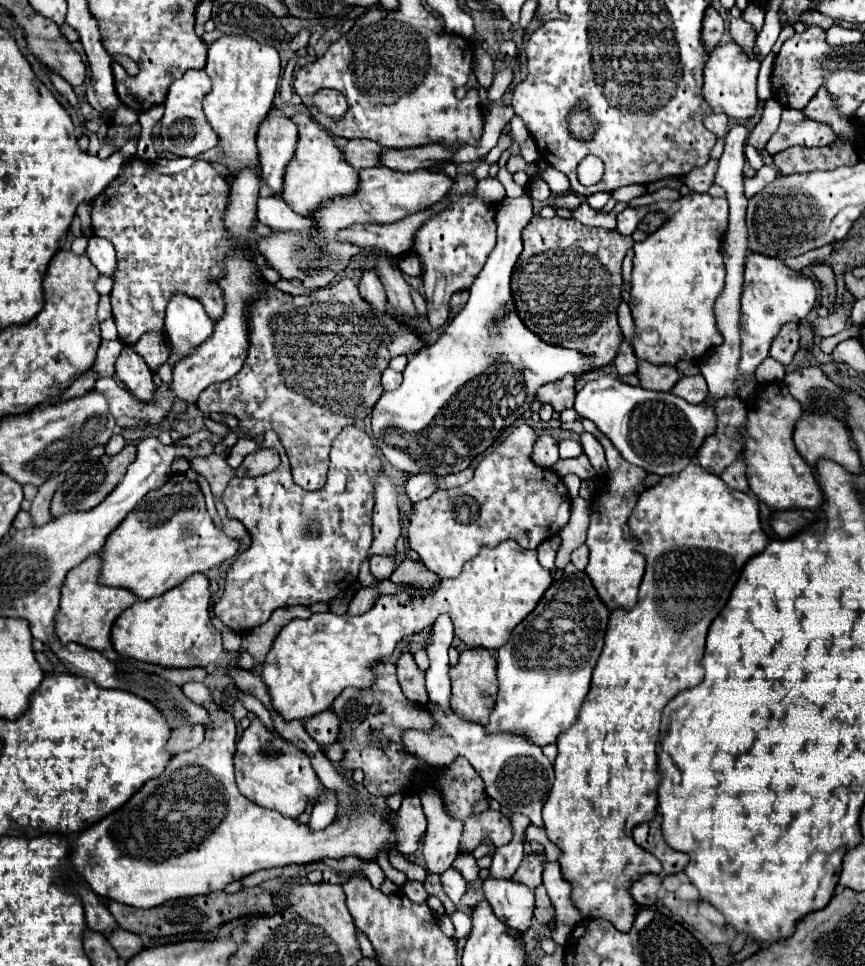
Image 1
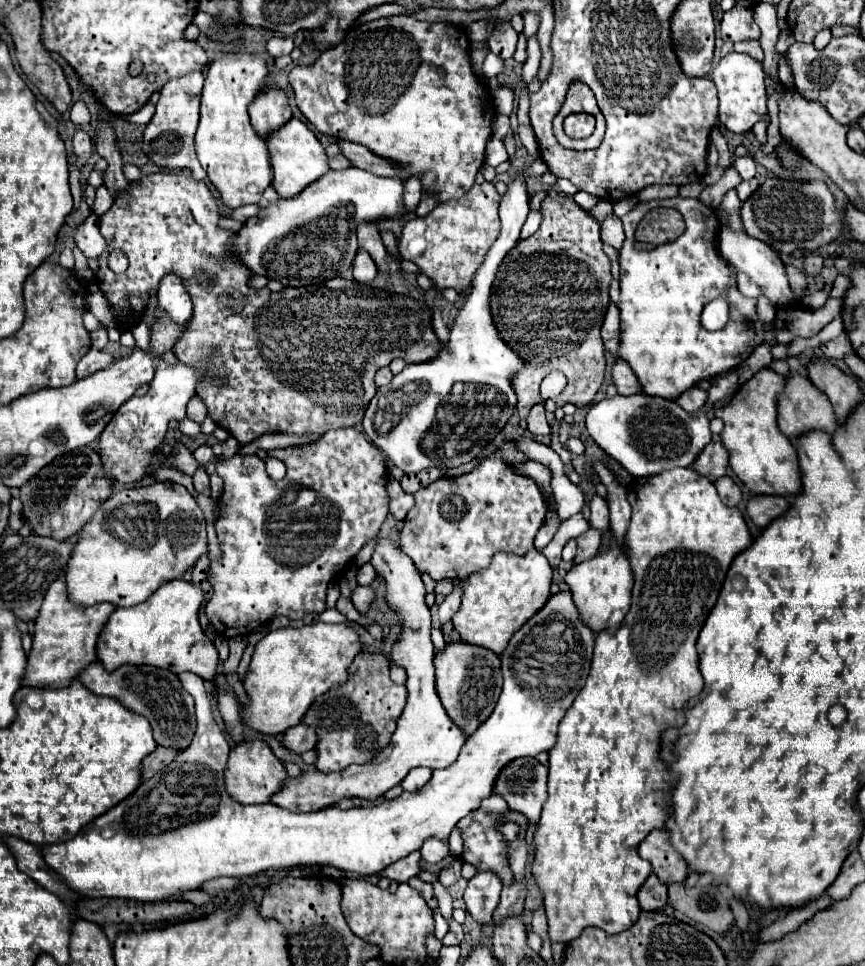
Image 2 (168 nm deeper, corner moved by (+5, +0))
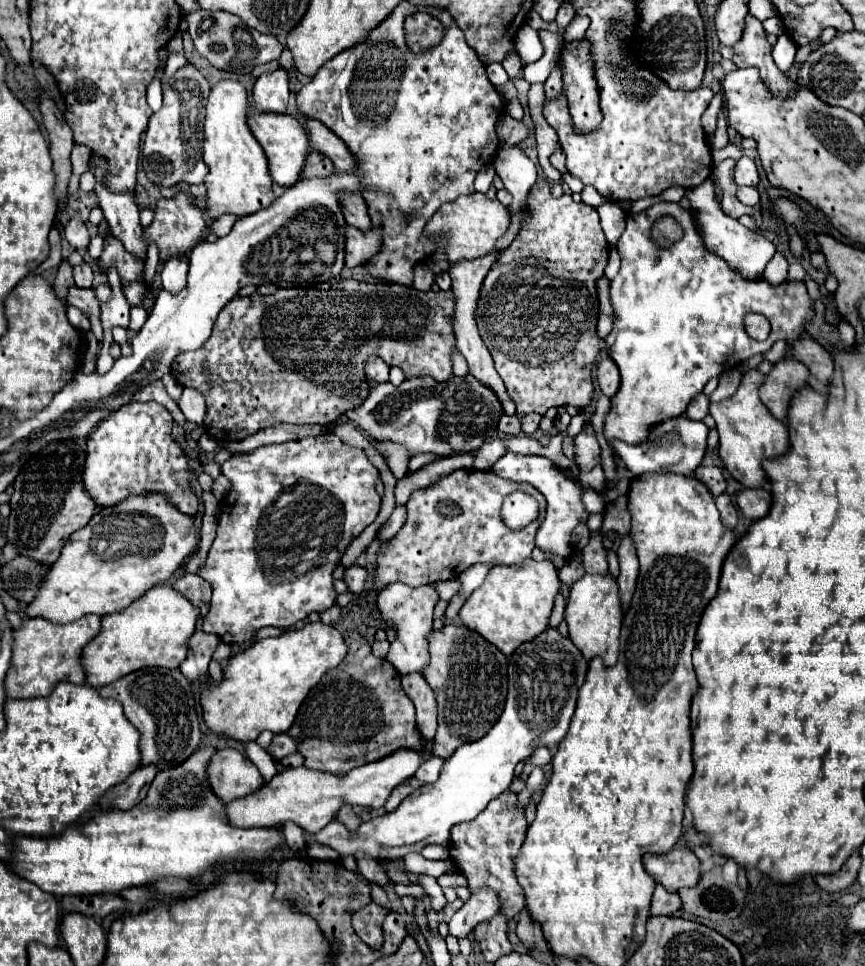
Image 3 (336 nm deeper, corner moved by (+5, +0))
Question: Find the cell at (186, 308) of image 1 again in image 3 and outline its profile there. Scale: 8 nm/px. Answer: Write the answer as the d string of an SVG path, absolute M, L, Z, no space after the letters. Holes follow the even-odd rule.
M169 258L161 270L163 290L179 294L187 284L187 268L189 268L187 258Z

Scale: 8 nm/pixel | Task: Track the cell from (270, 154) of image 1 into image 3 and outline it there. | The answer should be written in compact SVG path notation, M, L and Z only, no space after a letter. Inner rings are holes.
M283 68L257 78L253 88L253 108L257 112L283 114L289 102L289 78Z

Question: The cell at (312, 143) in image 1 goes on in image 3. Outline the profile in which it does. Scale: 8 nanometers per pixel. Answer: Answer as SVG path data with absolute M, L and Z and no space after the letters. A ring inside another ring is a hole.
M257 110L249 112L249 126L253 136L259 140L259 144L263 146L267 160L269 160L269 174L273 178L273 182L277 182L283 188L293 186L295 182L299 182L301 172L303 172L303 164L307 160L309 154L309 136L303 130L303 126L299 124L299 120L291 114L259 114Z

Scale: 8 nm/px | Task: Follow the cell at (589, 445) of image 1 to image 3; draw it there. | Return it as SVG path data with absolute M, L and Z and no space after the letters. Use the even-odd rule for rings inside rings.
M625 534L621 538L617 558L619 558L619 576L617 576L619 596L623 600L623 610L627 610L629 600L633 596L633 590L635 590L637 572L639 572L639 560L637 560L637 552L635 552L635 544L633 544L631 534Z

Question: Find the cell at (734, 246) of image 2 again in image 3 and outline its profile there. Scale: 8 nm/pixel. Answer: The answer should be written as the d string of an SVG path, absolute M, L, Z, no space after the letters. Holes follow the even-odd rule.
M709 178L701 186L689 188L685 192L685 196L691 200L691 208L695 212L697 226L699 226L699 232L703 236L703 242L705 242L707 250L721 256L729 264L729 268L739 272L743 278L747 278L747 280L761 278L767 262L775 256L773 242L769 242L763 234L753 232L753 230L745 228L743 224L739 224L737 220L725 216L719 202L715 200L715 184Z

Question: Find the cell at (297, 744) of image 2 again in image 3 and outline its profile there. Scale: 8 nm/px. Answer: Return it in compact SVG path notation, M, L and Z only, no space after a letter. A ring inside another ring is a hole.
M277 734L271 742L271 748L269 748L269 754L273 758L279 758L279 760L289 756L289 754L295 754L295 752L297 752L297 744L287 734Z

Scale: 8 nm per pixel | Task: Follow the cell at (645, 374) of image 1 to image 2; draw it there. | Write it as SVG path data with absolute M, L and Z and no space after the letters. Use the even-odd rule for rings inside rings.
M621 358L615 360L613 364L613 370L611 370L611 376L613 376L613 384L617 386L617 392L621 396L631 396L631 394L637 394L641 392L641 386L633 374L633 370L629 368L627 362L623 362Z

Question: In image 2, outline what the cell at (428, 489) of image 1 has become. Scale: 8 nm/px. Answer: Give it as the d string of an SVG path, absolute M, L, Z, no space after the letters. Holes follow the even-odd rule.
M389 476L389 480L387 480L387 490L389 490L389 500L391 500L389 510L391 510L393 518L395 520L405 520L405 514L413 506L413 494L403 492L399 482L393 476Z

